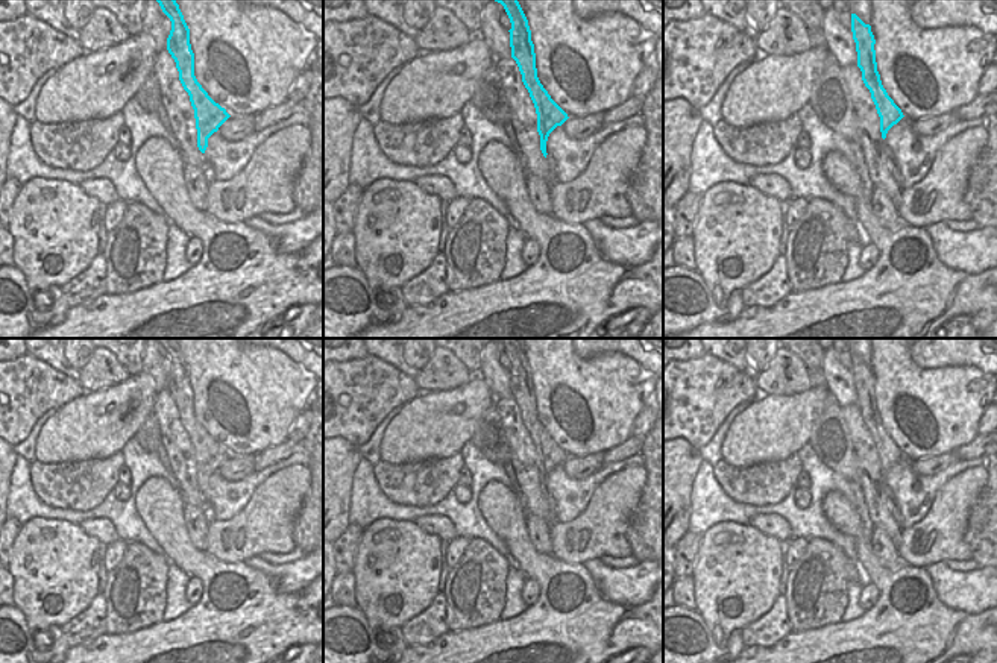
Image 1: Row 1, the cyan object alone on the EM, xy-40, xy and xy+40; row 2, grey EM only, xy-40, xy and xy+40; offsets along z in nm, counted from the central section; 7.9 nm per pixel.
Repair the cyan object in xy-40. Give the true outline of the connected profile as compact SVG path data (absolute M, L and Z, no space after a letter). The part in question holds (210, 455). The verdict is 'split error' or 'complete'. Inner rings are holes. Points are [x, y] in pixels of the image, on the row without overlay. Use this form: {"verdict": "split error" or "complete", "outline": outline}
{"verdict": "complete", "outline": "M155 338L171 361L167 390L176 402L179 420L190 435L194 449L197 487L205 493L208 478L231 457L215 443L194 416L194 393L190 384L190 369L175 338Z"}

